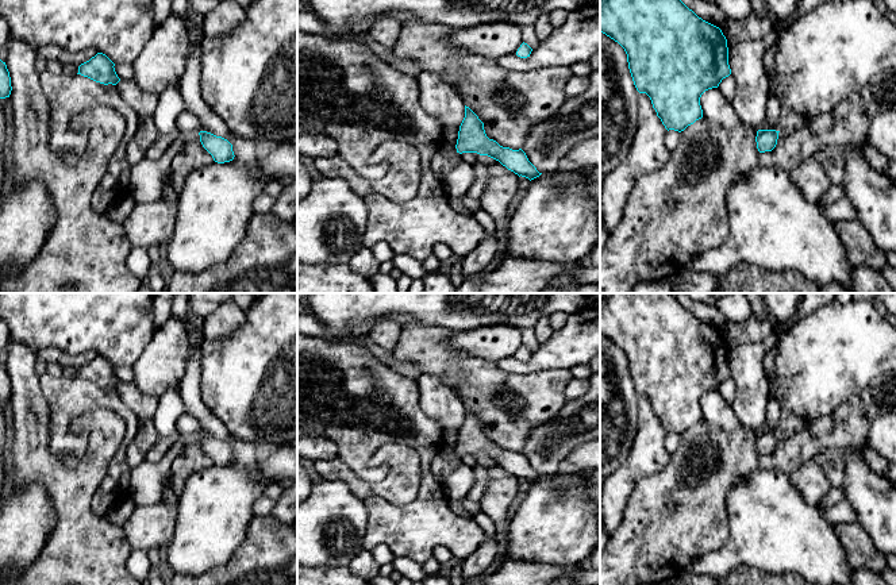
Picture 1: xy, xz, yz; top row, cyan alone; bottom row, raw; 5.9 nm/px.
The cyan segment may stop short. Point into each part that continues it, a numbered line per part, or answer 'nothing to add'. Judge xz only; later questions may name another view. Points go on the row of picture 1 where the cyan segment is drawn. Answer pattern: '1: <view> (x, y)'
nothing to add

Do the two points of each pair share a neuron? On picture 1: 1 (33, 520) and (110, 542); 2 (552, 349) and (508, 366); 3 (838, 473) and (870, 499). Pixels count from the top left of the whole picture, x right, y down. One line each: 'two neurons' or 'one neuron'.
1: two neurons
2: one neuron
3: two neurons

